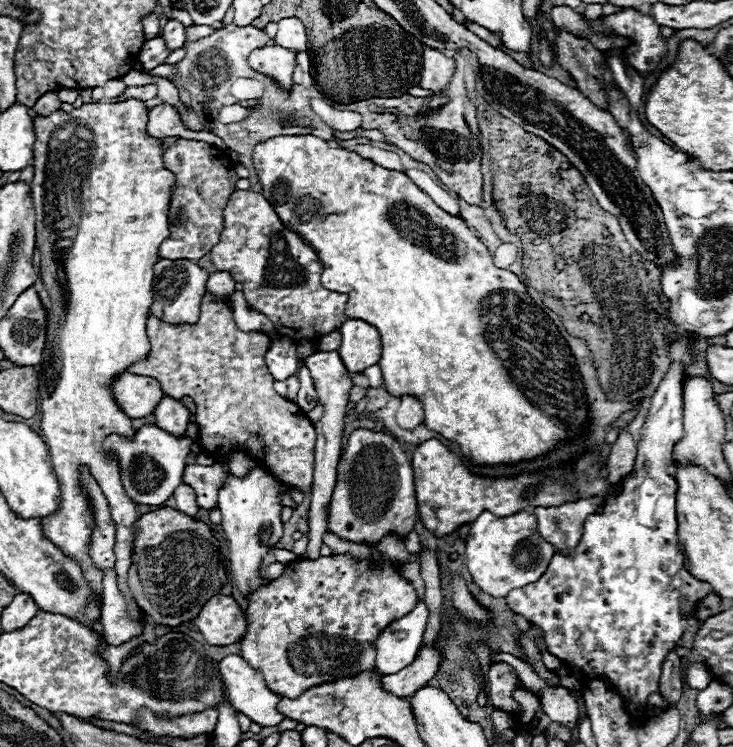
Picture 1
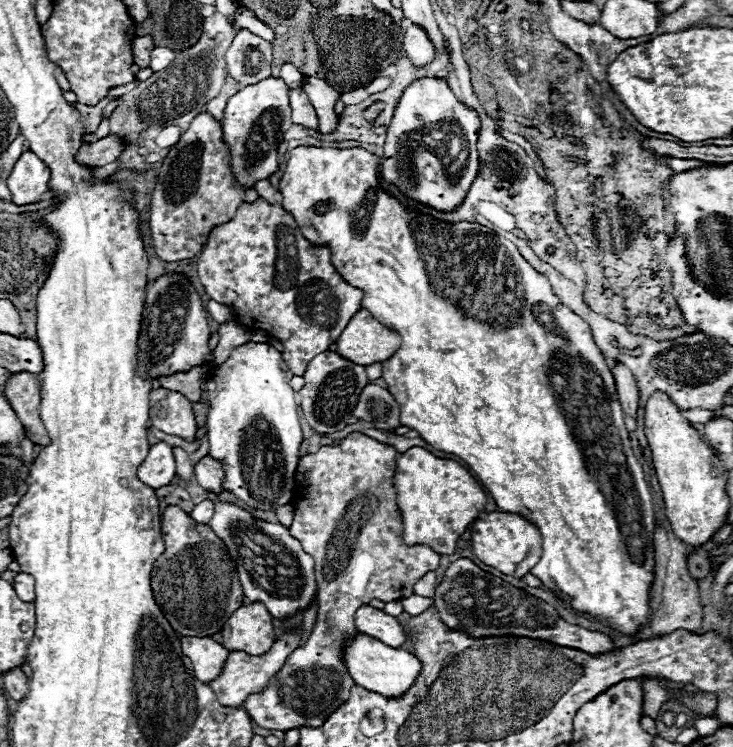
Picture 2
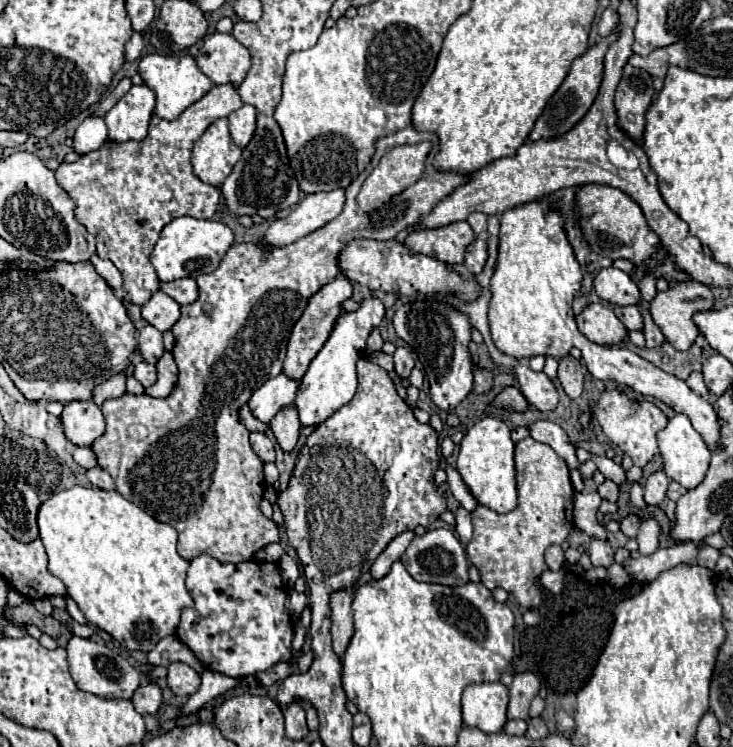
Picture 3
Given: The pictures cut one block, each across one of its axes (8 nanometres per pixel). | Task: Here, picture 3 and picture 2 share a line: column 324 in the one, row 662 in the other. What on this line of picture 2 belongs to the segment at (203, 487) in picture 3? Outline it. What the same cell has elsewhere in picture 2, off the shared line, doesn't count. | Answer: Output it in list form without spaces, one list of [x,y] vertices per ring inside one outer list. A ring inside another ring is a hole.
[[[288,630],[286,636],[282,636],[280,640],[276,640],[270,648],[270,652],[266,652],[264,656],[250,656],[246,652],[230,652],[228,658],[226,658],[226,664],[220,672],[220,676],[216,676],[212,682],[208,682],[208,686],[214,690],[216,694],[216,700],[222,704],[222,706],[232,706],[232,708],[238,708],[246,698],[248,694],[254,694],[254,692],[260,692],[268,682],[270,678],[284,666],[286,658],[298,648],[298,632],[292,632]]]

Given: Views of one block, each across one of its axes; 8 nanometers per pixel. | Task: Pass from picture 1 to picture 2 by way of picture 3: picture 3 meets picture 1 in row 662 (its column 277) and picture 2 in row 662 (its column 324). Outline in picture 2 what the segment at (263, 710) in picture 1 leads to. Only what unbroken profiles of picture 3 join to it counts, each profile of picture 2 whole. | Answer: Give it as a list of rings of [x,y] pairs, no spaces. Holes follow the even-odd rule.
[[[180,636],[180,644],[182,652],[186,652],[186,656],[192,660],[194,674],[200,682],[210,682],[222,672],[228,650],[216,640],[212,640],[210,636]]]

